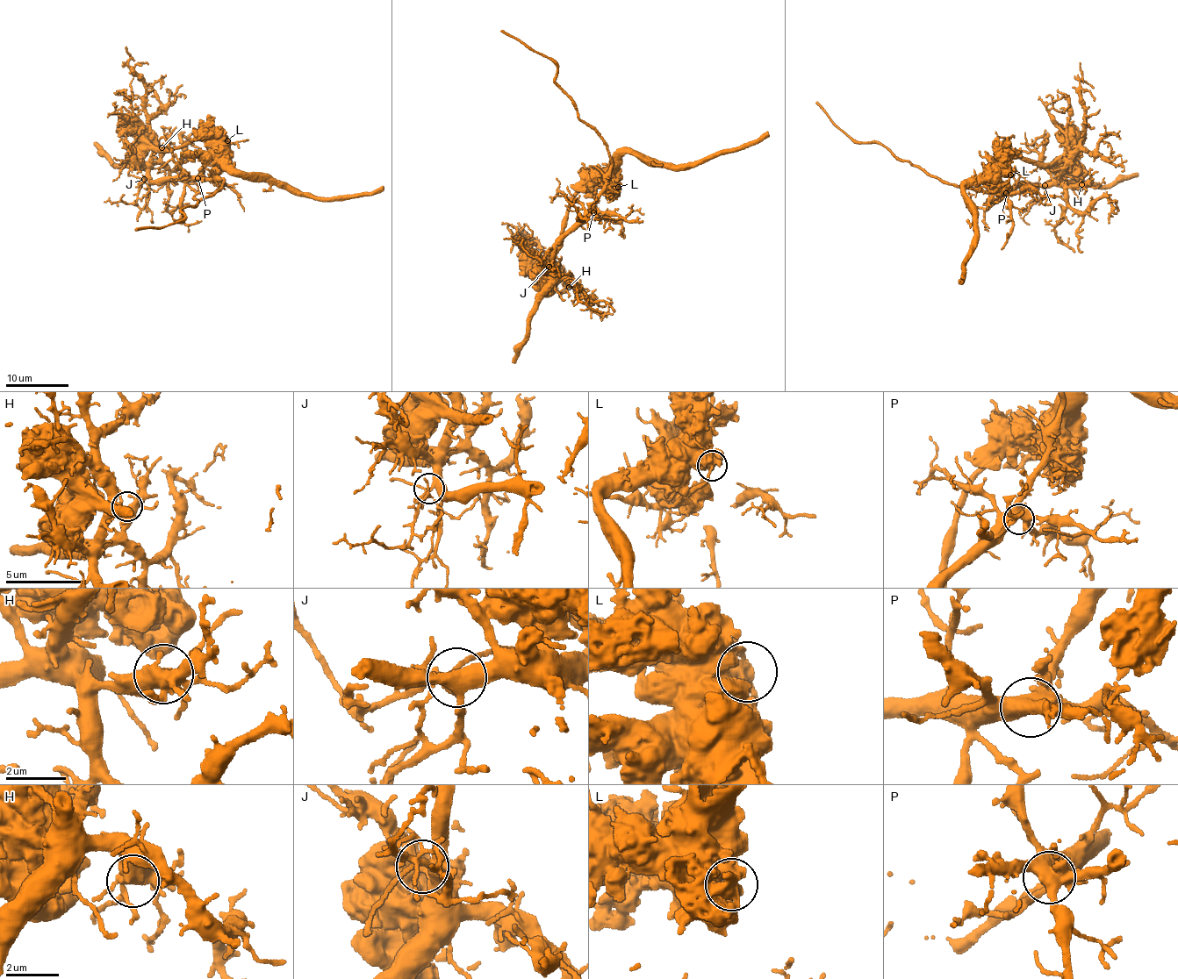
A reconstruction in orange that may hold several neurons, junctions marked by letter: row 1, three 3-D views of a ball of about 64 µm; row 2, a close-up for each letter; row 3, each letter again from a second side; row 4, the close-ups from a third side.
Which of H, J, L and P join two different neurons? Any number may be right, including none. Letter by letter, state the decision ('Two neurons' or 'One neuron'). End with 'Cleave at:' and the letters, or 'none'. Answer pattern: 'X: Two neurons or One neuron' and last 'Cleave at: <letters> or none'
H: One neuron
J: One neuron
L: Two neurons
P: One neuron
Cleave at: L

